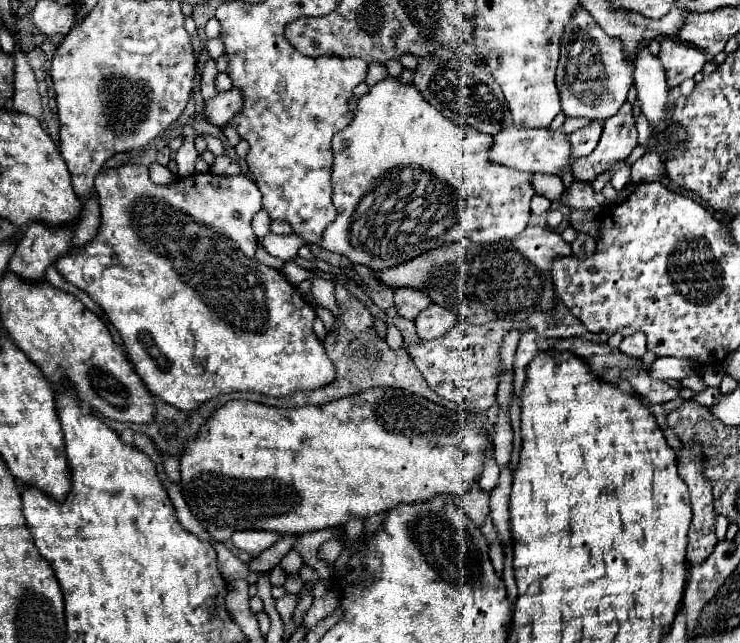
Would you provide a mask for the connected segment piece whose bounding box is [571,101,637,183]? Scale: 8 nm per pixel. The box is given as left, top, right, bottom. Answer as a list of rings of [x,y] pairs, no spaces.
[[[625,101],[623,107],[605,121],[597,149],[589,157],[573,161],[571,169],[575,181],[593,183],[613,163],[629,157],[635,147],[637,147],[637,129],[631,115],[631,103]]]

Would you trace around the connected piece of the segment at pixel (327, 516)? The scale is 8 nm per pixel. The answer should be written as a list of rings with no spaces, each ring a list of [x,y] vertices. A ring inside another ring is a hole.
[[[367,389],[363,393],[343,397],[337,401],[331,401],[323,407],[265,407],[253,401],[229,401],[221,409],[213,413],[213,417],[201,427],[197,439],[191,439],[187,443],[187,451],[181,457],[181,493],[189,505],[189,509],[195,513],[199,523],[209,531],[209,535],[217,541],[229,541],[233,531],[243,529],[263,529],[263,531],[275,531],[275,533],[311,533],[327,527],[341,527],[351,517],[365,519],[373,517],[377,513],[385,513],[399,503],[417,503],[417,501],[429,501],[435,495],[451,495],[461,497],[465,495],[471,485],[481,477],[483,463],[485,463],[485,451],[493,449],[491,441],[491,427],[485,423],[483,417],[477,417],[467,411],[451,411],[445,409],[417,393],[401,391],[401,389]]]

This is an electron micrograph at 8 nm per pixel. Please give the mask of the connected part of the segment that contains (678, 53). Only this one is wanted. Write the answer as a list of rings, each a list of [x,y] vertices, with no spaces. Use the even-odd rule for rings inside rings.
[[[663,39],[659,59],[663,63],[667,85],[673,89],[685,79],[693,77],[705,65],[705,55],[697,47],[689,47],[675,39]]]

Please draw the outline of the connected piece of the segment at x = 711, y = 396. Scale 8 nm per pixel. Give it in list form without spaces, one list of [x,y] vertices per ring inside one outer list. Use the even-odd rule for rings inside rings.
[[[709,387],[709,389],[705,389],[703,393],[699,393],[699,395],[693,395],[691,399],[693,401],[697,401],[697,403],[701,403],[701,405],[705,405],[705,407],[711,407],[717,399],[719,399],[719,391],[717,389],[713,389],[713,387]]]

